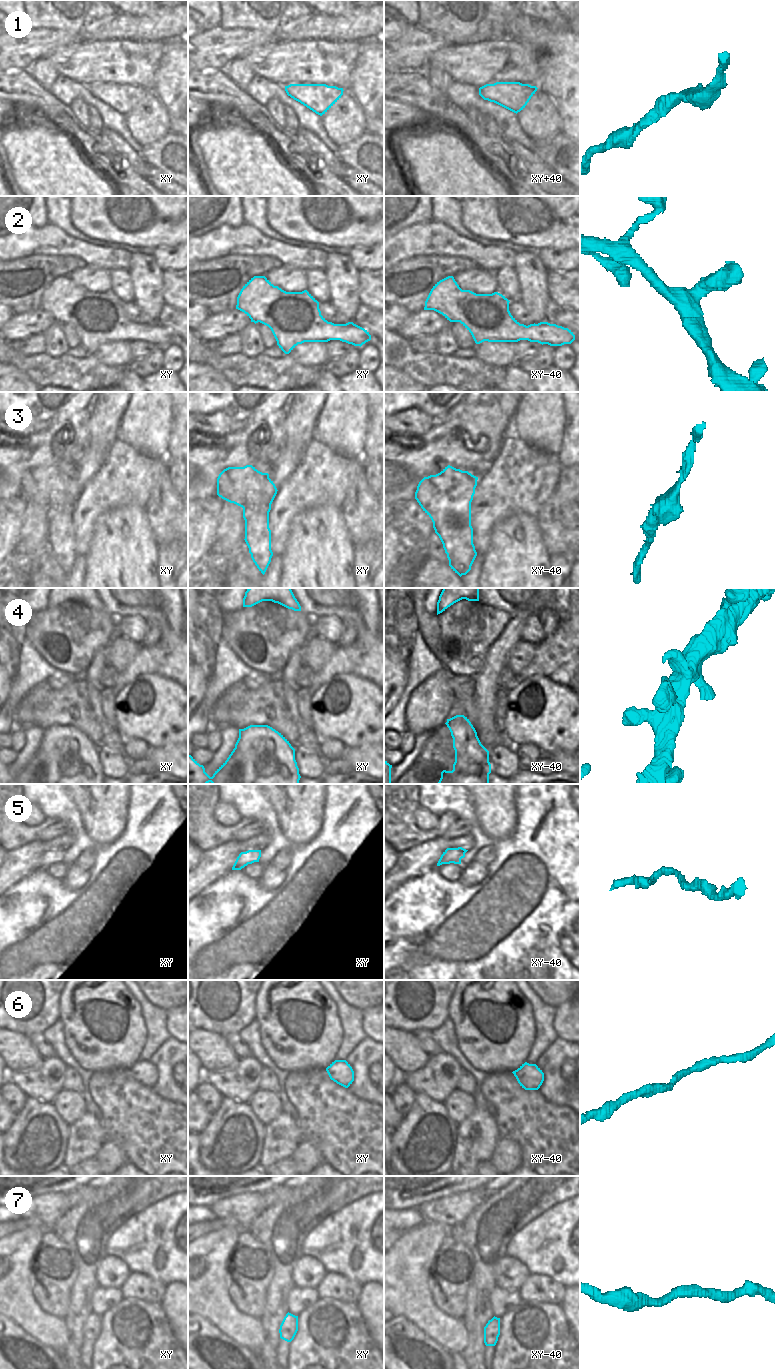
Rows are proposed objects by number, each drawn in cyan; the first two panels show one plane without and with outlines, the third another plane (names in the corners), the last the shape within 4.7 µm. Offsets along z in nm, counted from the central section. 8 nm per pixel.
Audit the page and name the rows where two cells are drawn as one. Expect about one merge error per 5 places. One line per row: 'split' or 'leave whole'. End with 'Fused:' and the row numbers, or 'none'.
1: leave whole
2: leave whole
3: leave whole
4: leave whole
5: leave whole
6: leave whole
7: leave whole
Fused: none

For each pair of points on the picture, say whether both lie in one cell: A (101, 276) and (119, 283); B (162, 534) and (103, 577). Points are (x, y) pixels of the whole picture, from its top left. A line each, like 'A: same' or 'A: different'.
A: different
B: different

